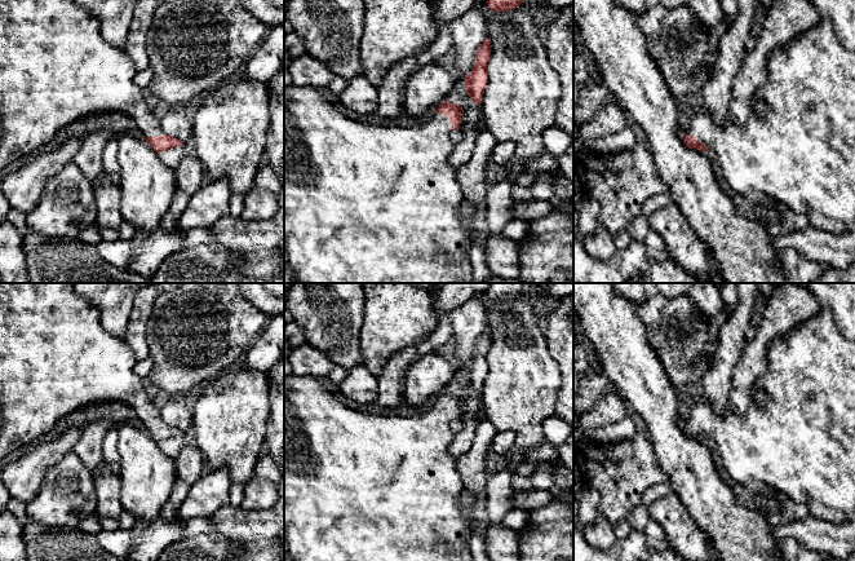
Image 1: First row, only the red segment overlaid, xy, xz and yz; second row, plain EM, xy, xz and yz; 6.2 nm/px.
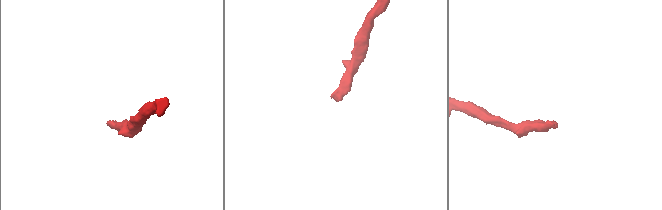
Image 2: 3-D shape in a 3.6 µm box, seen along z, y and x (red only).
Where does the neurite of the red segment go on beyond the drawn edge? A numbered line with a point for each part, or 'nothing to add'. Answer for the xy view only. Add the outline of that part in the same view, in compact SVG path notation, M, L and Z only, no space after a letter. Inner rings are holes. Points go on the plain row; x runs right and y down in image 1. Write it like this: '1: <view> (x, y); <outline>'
1: xy (56, 357); M0 283L0 460L21 446L36 443L65 415L87 405L124 402L134 410L145 427L163 425L160 403L146 380L133 371L136 362L136 355L123 337L114 336L102 326L99 313L75 290L74 283Z

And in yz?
1: yz (801, 442); M820 308L816 315L770 343L767 368L756 384L768 401L765 405L750 402L744 416L728 407L723 415L717 415L704 396L691 393L687 424L716 442L736 483L759 481L807 505L812 517L833 524L855 522L855 343L846 339L832 314Z

